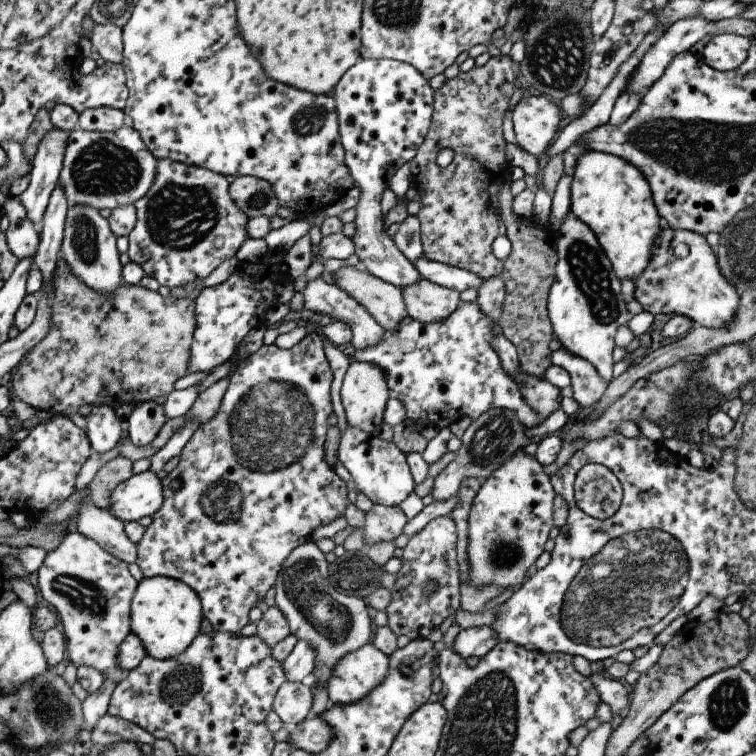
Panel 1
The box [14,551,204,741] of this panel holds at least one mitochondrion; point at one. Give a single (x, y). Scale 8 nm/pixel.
(53, 709)

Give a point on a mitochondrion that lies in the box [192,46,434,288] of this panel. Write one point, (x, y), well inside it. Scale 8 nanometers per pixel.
(307, 119)

